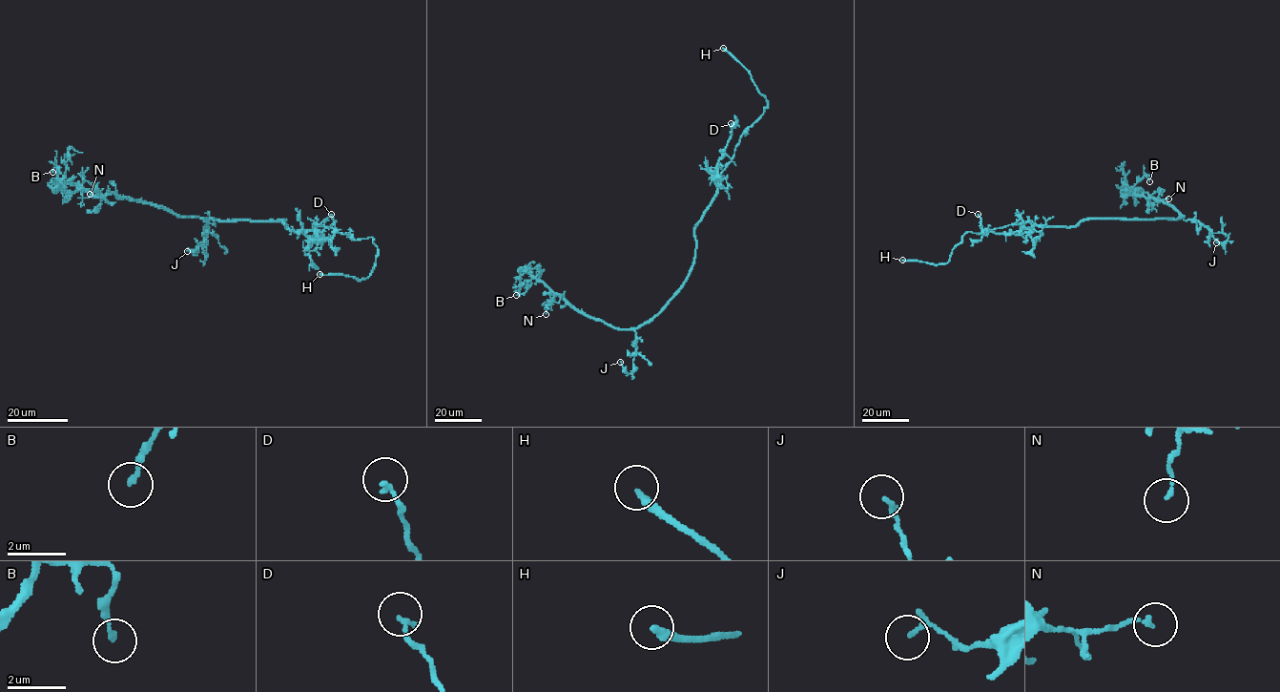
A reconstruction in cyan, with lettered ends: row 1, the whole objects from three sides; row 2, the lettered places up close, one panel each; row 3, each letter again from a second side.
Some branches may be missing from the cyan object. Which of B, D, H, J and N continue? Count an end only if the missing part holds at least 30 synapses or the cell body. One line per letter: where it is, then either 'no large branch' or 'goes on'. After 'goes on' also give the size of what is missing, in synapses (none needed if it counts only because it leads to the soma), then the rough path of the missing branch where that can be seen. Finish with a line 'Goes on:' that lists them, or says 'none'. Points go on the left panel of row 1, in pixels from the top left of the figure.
B: at (52, 172); no large branch
D: at (331, 214); no large branch
H: at (320, 274); goes on
J: at (187, 251); no large branch
N: at (90, 194); no large branch
Goes on: H

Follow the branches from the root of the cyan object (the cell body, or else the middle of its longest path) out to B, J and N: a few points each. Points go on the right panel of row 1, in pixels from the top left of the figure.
B: (1111, 219), (1182, 218), (1166, 202), (1135, 196), (1128, 190), (1125, 192), (1145, 176), (1149, 176), (1149, 181)
J: (1111, 219), (1197, 220), (1211, 233), (1224, 233), (1228, 236), (1225, 241), (1216, 242)
N: (1111, 219), (1182, 218), (1184, 216), (1172, 205), (1152, 198), (1149, 200), (1153, 202), (1168, 199)

